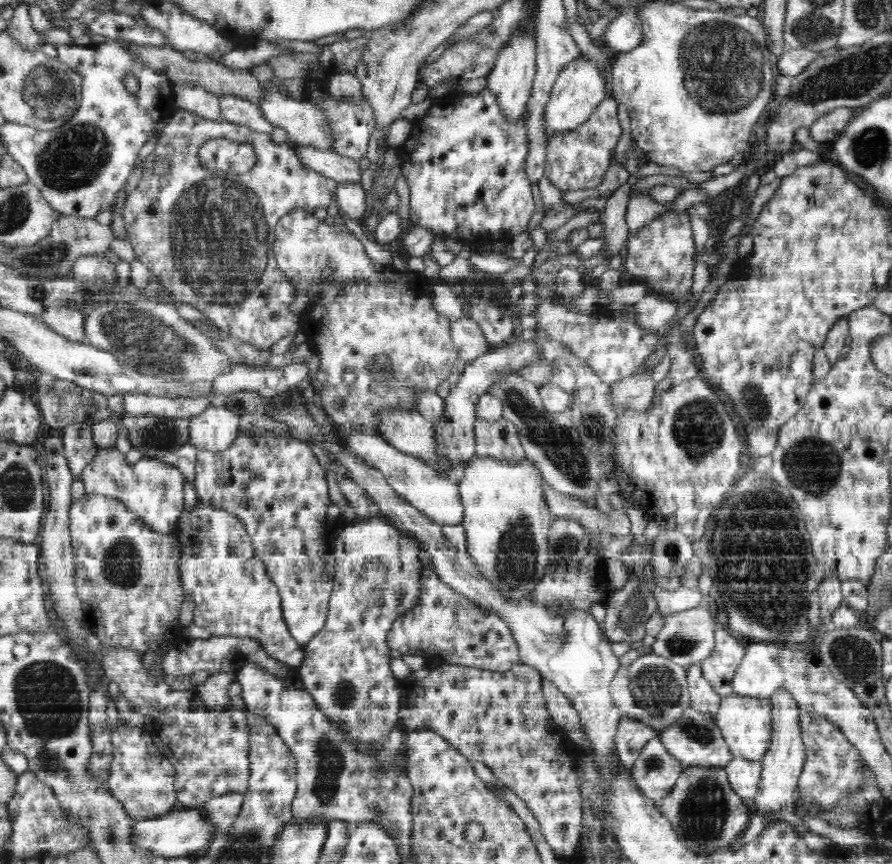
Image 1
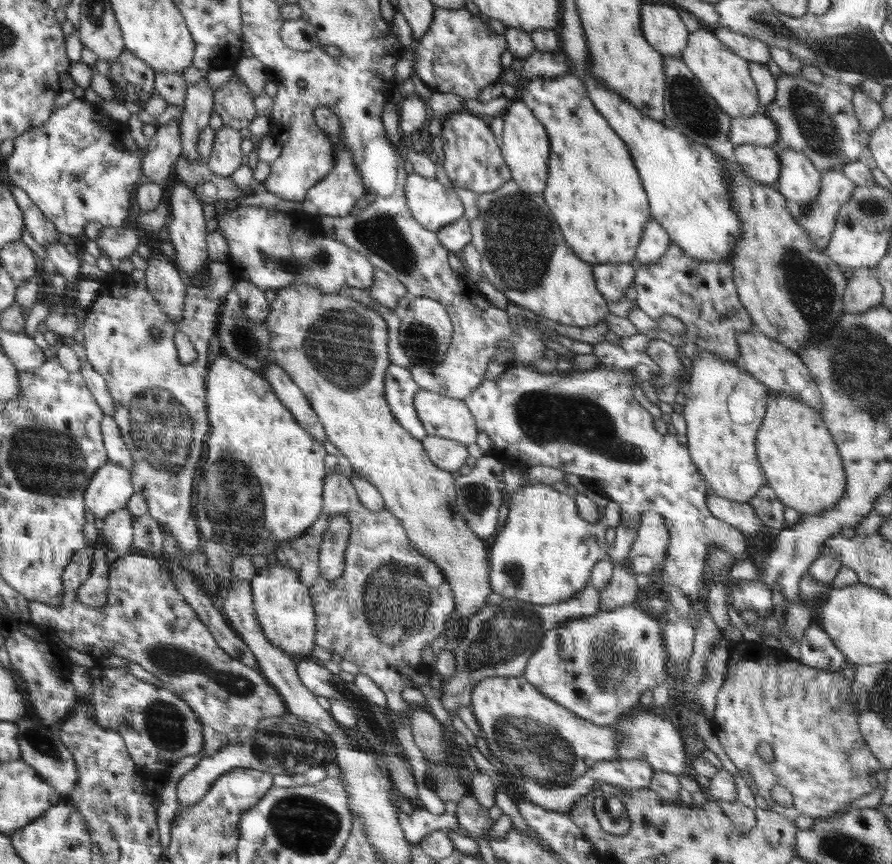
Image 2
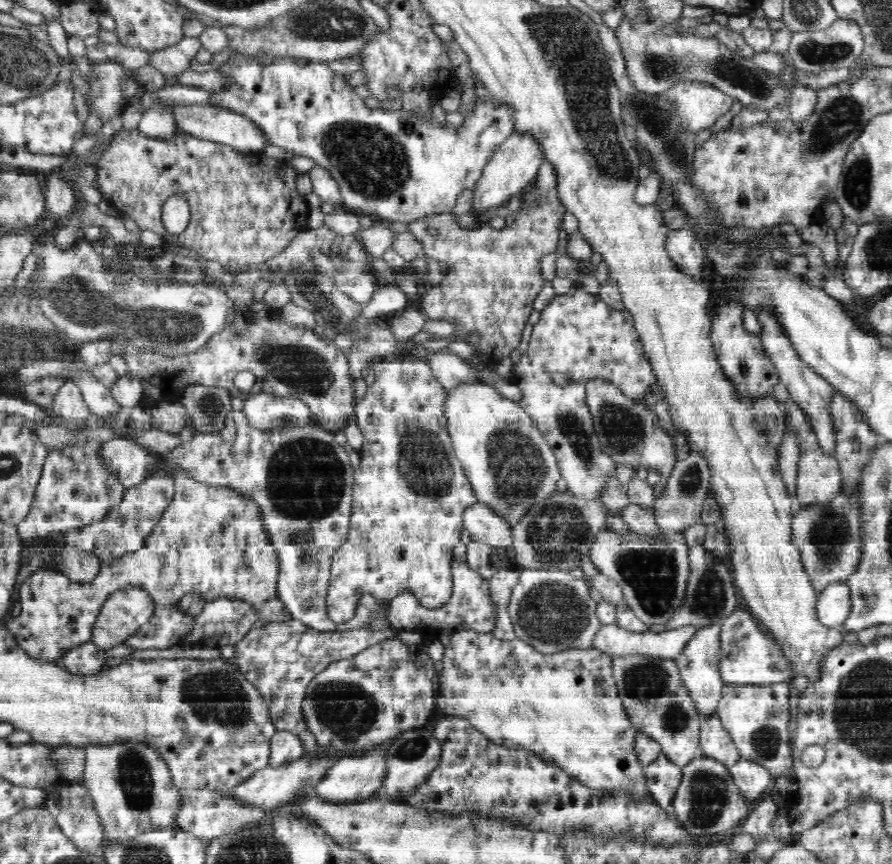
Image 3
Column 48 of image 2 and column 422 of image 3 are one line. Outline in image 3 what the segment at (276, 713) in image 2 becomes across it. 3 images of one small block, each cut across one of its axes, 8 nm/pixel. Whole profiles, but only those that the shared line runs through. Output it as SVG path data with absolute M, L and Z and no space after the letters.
M452 560L453 591L448 600L439 607L425 608L410 591L402 592L388 602L388 620L398 632L414 632L430 638L439 638L443 633L472 630L478 634L493 633L496 626L496 609L490 597L490 581L478 574L465 562Z

